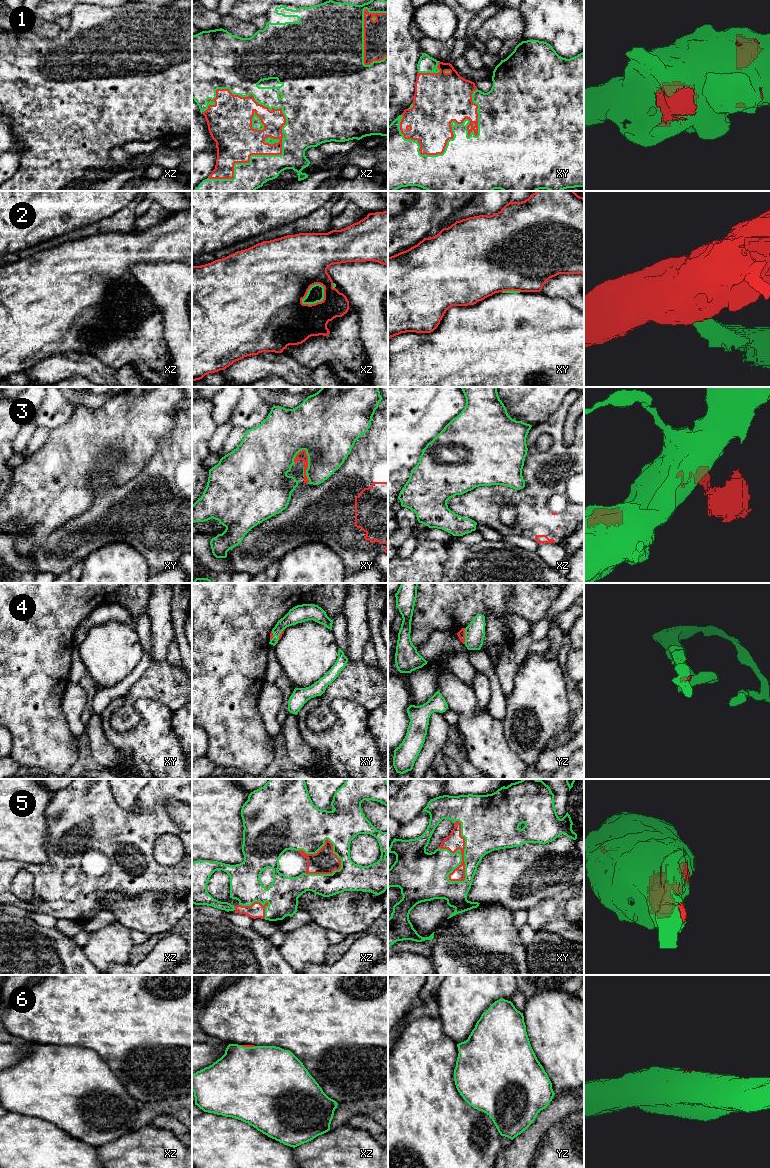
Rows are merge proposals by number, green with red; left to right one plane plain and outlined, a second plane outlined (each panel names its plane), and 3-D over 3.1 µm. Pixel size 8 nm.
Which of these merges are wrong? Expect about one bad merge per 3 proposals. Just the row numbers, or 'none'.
2, 3

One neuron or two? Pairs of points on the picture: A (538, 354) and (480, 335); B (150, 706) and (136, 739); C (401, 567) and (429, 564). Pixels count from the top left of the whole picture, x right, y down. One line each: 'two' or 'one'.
A: one
B: one
C: one

